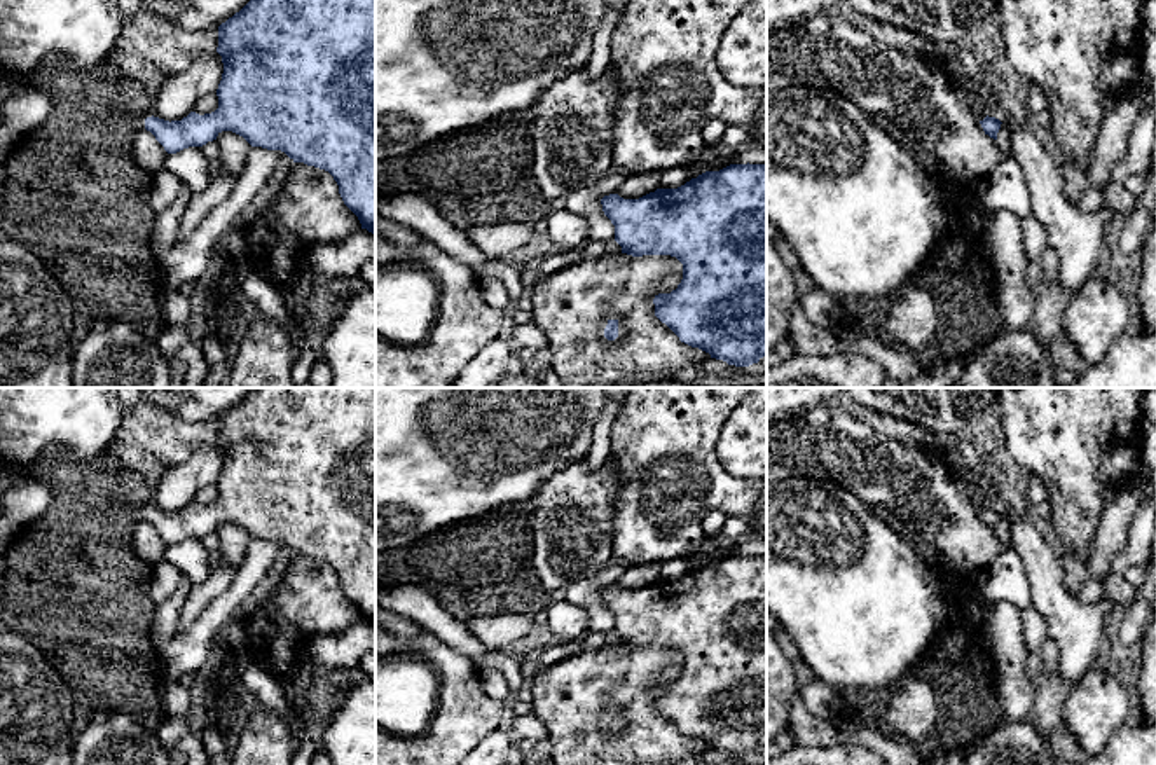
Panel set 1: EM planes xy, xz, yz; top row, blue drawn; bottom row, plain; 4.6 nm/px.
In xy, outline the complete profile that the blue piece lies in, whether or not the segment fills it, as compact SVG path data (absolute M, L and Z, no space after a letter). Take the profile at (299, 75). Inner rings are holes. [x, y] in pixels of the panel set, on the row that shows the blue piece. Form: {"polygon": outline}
{"polygon": "M250 0L218 26L217 52L224 63L218 108L171 122L152 115L145 119L145 129L168 154L203 147L222 131L232 131L251 147L281 150L293 162L325 169L361 229L375 236L375 0Z"}

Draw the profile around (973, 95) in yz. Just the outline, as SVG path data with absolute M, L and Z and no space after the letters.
M966 75L957 79L957 84L964 94L966 103L971 108L971 114L983 121L988 115L988 101L981 86L973 84Z

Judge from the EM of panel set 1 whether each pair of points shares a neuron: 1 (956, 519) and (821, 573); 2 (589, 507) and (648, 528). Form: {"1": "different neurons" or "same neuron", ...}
{"1": "different neurons", "2": "different neurons"}

